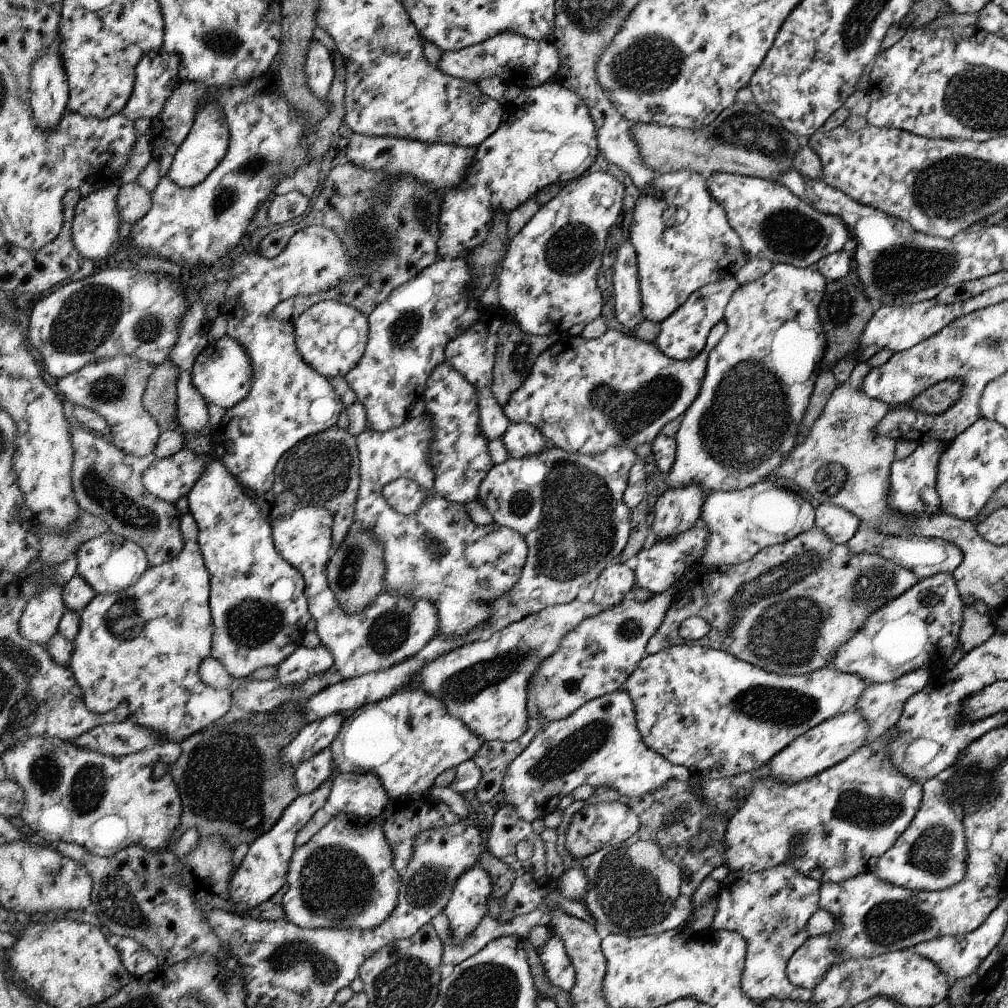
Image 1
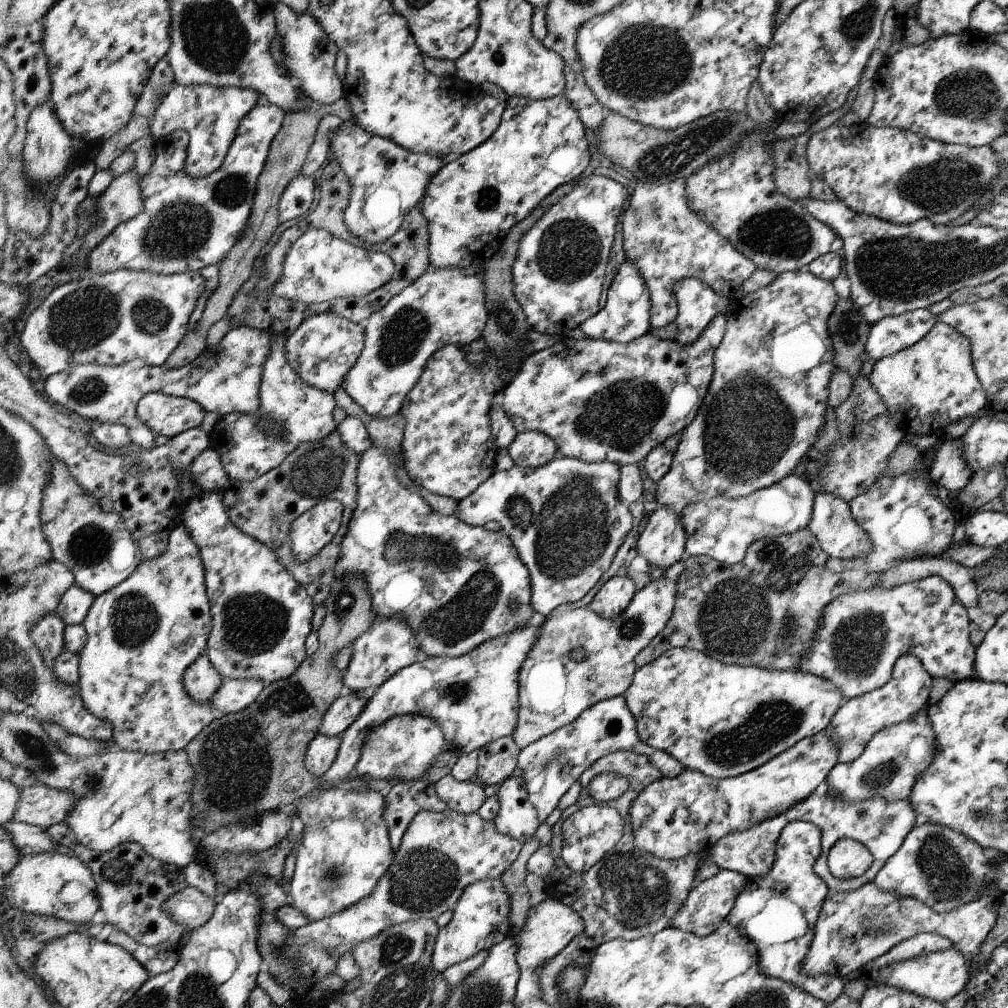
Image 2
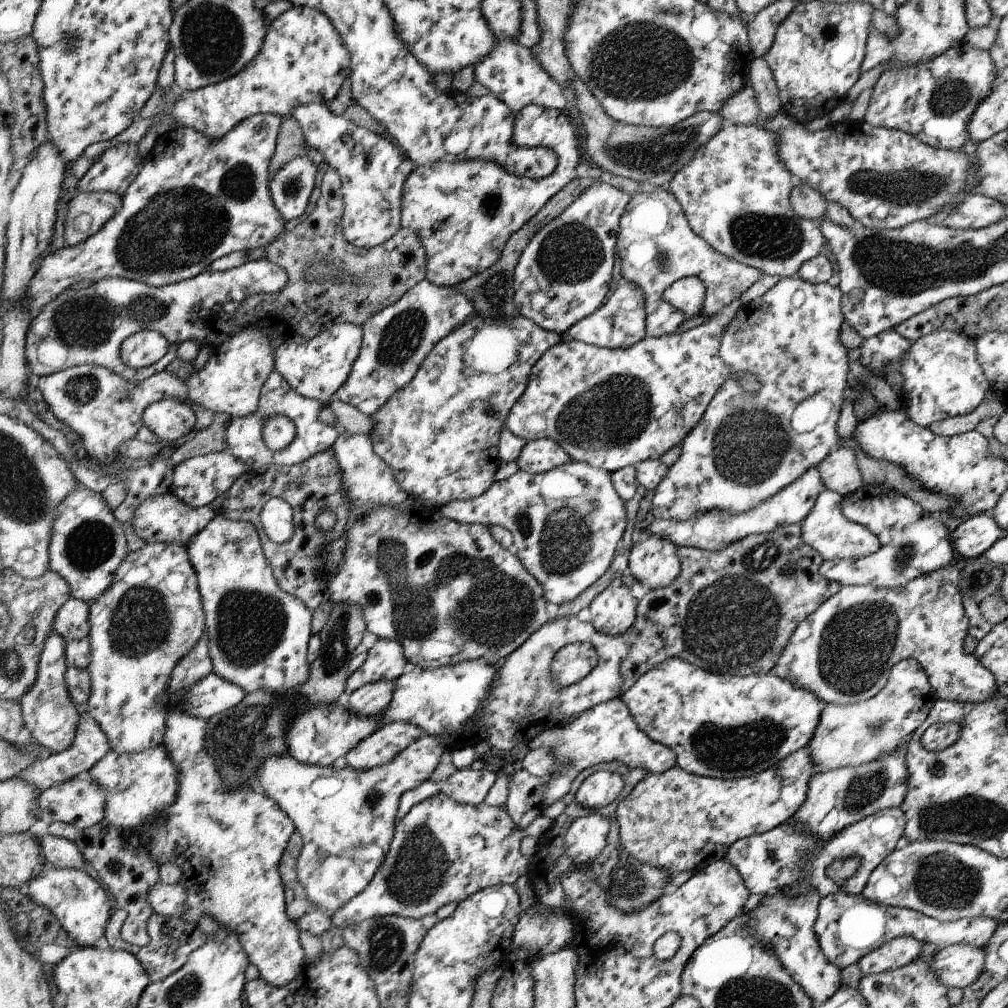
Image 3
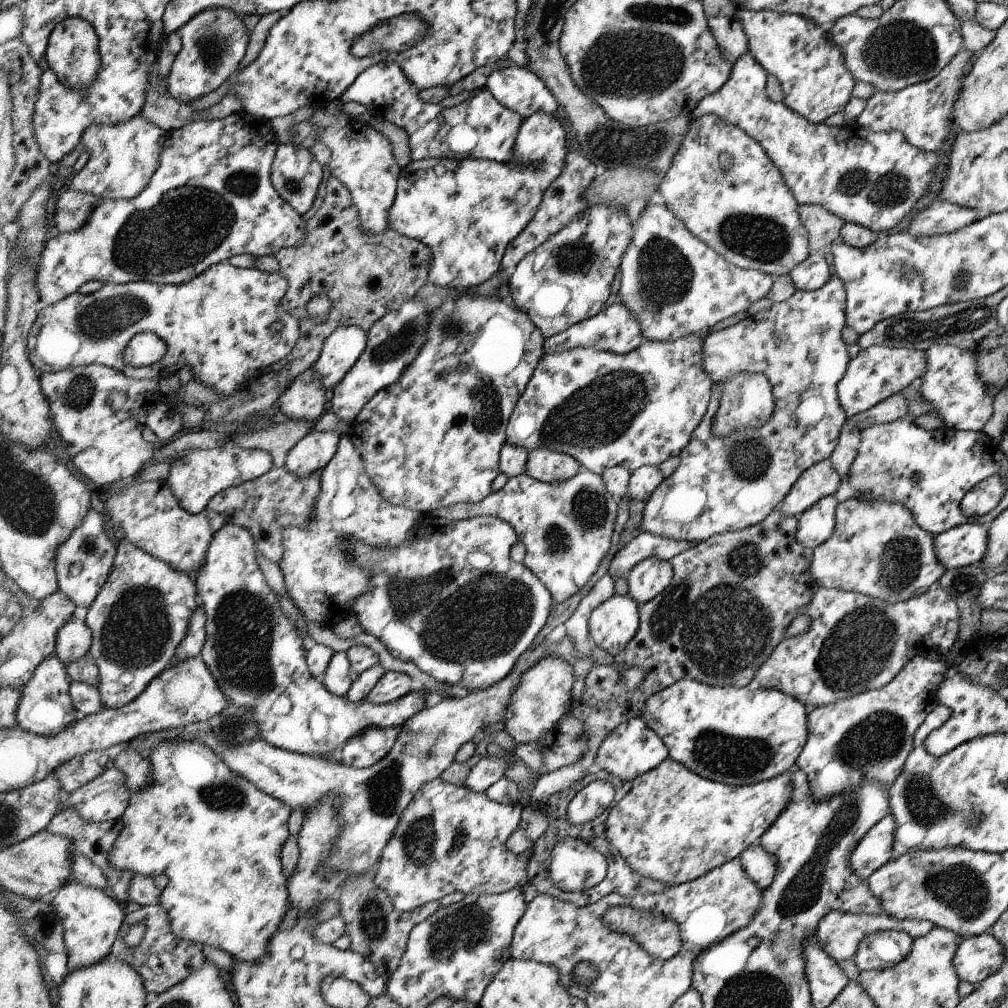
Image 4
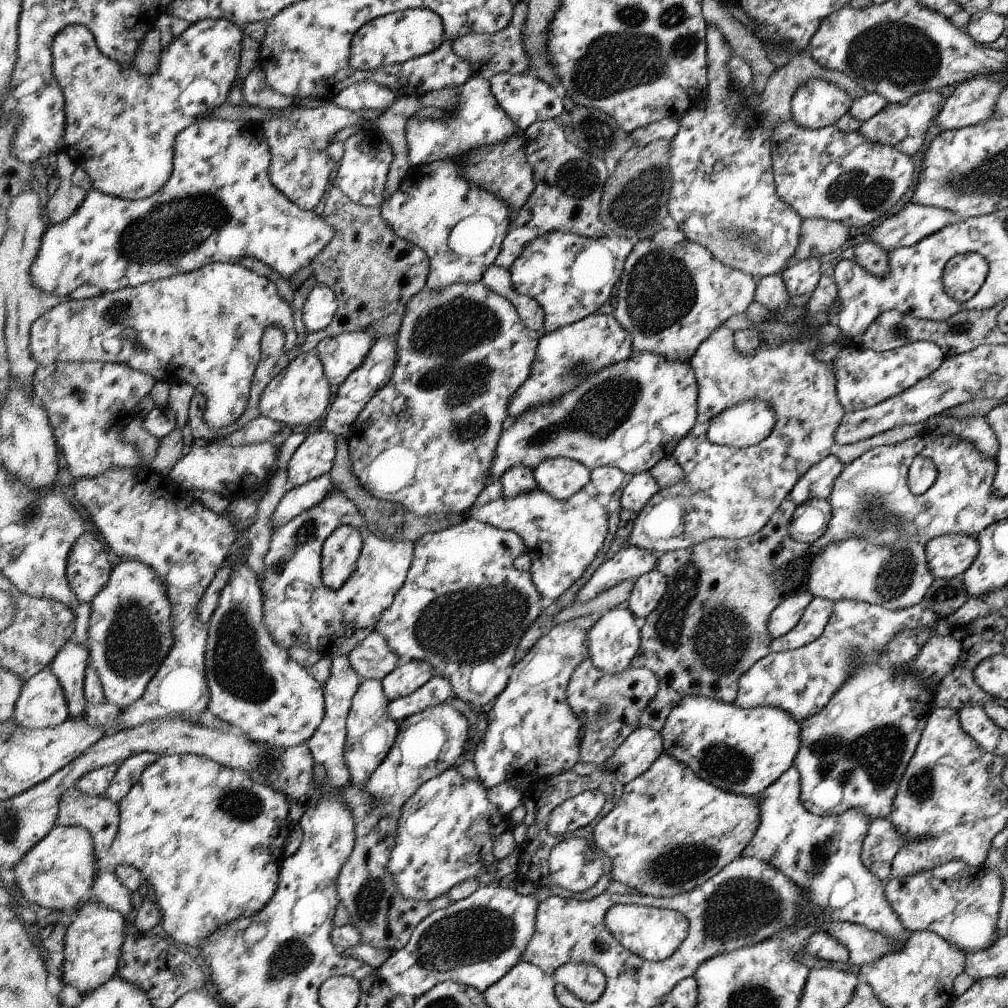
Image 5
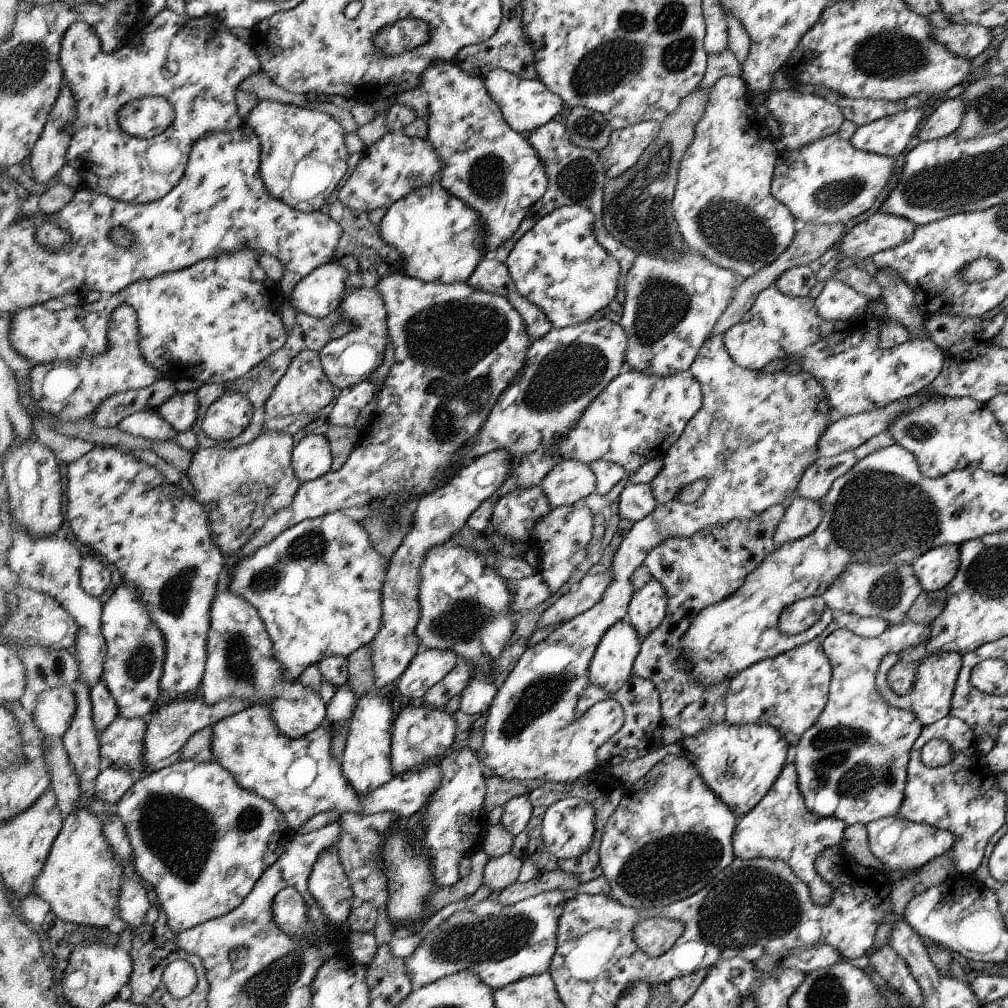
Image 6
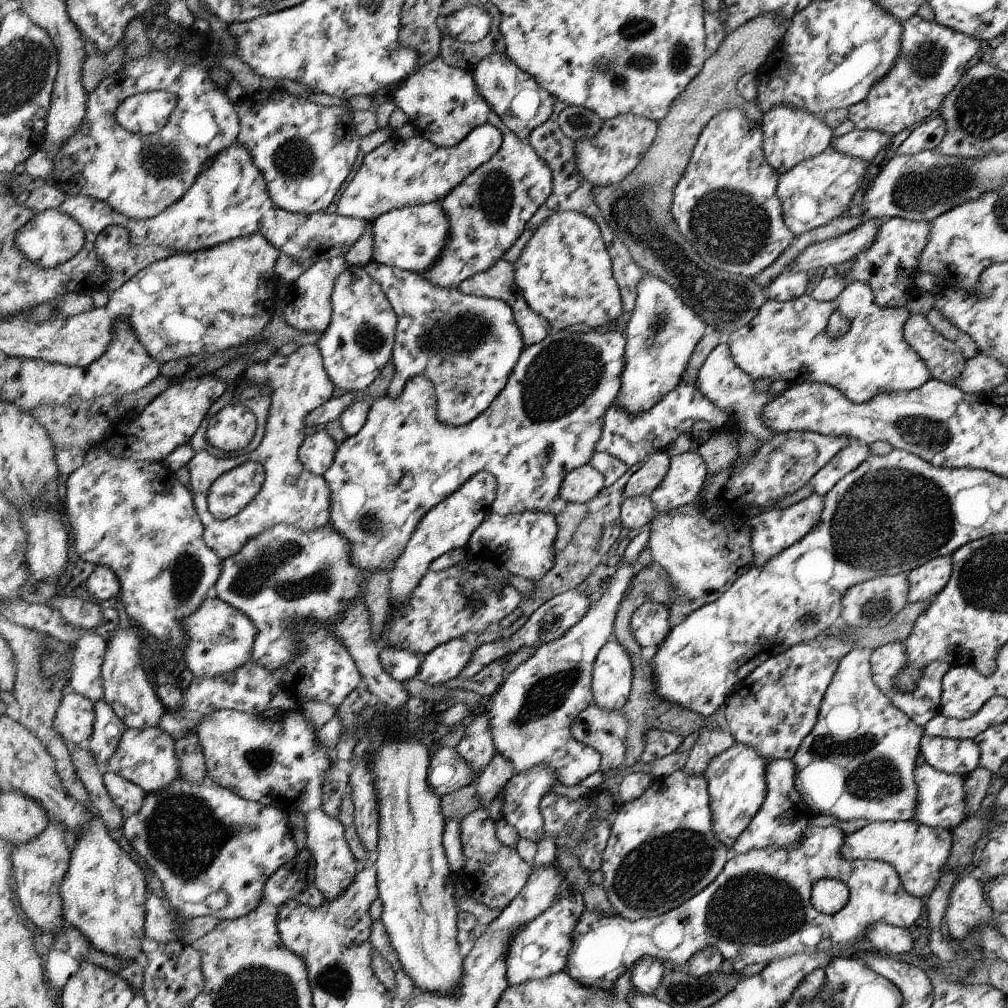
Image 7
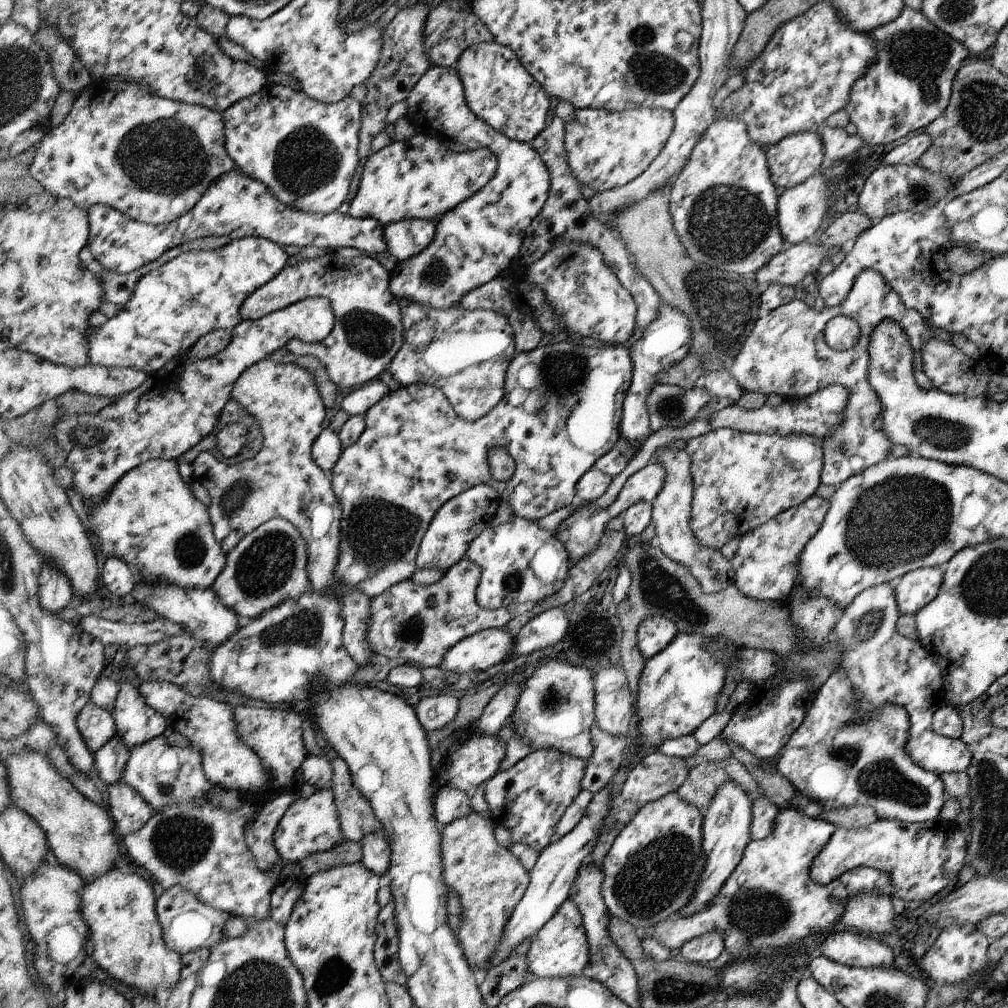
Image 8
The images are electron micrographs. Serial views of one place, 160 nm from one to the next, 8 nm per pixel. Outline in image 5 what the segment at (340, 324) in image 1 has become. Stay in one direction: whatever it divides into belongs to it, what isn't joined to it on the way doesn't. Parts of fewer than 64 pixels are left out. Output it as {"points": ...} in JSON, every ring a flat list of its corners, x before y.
{"points":[[354,331,325,338,317,346,315,353,322,363,328,382,340,387,362,366,374,344,372,334]]}

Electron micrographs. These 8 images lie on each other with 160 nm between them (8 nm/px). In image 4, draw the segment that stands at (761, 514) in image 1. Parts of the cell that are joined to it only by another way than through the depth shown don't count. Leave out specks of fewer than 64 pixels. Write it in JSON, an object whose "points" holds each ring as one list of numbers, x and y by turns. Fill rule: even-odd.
{"points":[[830,459,817,462,801,474,800,480,793,485,788,496,779,505,780,511,799,518,822,497,834,495,841,484,841,479,842,476],[642,531,630,542,617,547,607,573,614,576,618,572,632,570,640,561,644,561,648,557,669,561,692,545,694,544]]}

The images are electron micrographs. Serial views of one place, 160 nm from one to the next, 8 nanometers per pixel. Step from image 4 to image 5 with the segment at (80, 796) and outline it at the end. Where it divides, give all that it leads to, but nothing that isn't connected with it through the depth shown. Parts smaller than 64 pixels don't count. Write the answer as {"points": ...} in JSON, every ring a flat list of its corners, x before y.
{"points":[[147,752,130,757,121,765,115,783,110,787,106,797,110,797,120,804,130,794,134,785,137,785,142,780,150,766,160,760,160,757,162,755,155,752]]}

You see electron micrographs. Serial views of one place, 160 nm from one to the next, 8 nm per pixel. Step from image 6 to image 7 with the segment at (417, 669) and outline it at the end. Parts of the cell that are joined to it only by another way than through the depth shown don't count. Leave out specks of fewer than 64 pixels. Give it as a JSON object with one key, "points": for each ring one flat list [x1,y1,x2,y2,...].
{"points":[[461,637,445,642,444,645,437,646,432,652,424,655,416,678,431,685,444,685,463,672,463,668,473,658,475,650]]}

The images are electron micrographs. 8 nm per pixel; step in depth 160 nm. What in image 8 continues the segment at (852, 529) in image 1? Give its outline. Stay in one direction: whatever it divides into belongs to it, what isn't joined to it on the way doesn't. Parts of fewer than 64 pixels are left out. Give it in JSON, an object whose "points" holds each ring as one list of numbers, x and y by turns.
{"points":[[813,495,801,505,785,510,766,525,749,531,739,541,735,557,731,560,735,572,736,588,747,597,767,602,783,602,791,594,798,580,799,559,805,546,821,530,831,508,831,502]]}

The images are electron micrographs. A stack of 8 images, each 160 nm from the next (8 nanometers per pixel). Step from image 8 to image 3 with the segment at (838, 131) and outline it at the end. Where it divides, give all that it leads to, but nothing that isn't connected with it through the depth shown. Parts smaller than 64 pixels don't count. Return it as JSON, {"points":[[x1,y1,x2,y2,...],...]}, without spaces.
{"points":[[966,42,950,49,940,57,915,67,902,67,898,70,886,70,872,88,872,98,861,115,864,122,874,127,900,129,914,135,920,142,928,146,946,149,962,149,969,136,969,122,985,98,993,92,993,82,997,77,997,68,993,57,988,51,983,51]]}

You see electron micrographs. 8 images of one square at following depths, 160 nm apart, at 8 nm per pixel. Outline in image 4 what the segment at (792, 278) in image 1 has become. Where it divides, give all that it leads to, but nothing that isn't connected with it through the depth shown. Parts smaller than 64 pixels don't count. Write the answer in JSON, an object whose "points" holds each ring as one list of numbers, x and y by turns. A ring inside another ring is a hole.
{"points":[[832,275,829,281,826,282,822,288,815,291,801,291,796,290,791,296,790,300,781,303,774,303,770,310,765,310,757,313,754,317,748,315,744,320,741,320,736,325,729,326,723,330,710,333,703,340,703,369,707,372,712,381,716,383,724,383,737,373,762,373,770,381,772,392,775,398,775,407,769,422,759,429,746,429,739,433,733,433,730,436,715,437,713,435,713,418,720,408,721,397,724,396,720,390,714,390,712,396,709,398,708,412,702,417,701,424,697,426,696,432,693,433,692,440,679,454,680,464,674,471,672,476,665,478,662,484,649,496,646,500,646,504,642,515,641,530,645,533,652,533,653,535,660,535,661,537,669,537,670,539,677,539,678,541,686,541,692,544,705,541,707,538,716,536,717,534,728,533,730,531,741,531,742,529,748,529,751,526,757,525,759,522,765,520,779,505,784,501,784,498,788,496,790,489,793,485,800,480,800,476,809,469,811,466,817,464,817,462,824,459,830,459,830,455,840,444,840,436,842,426,848,421,848,415,845,413,844,407,841,405,840,395,837,393,837,386,840,384,842,377,848,372,849,362,851,361,848,352,846,351,846,343,842,338,845,326,845,300,847,294,845,293,845,285,841,278,836,275],[806,398,820,398,820,402,824,402,824,408,826,412,822,412,822,422,820,422,820,430,816,428,814,432,812,430,806,430,806,428,800,428,798,426,798,420,796,420,796,408,806,400]]}

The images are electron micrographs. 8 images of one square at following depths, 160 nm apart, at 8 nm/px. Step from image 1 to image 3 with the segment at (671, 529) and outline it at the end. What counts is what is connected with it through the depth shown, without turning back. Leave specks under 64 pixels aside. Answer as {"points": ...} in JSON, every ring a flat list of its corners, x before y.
{"points":[[649,534,649,536,636,543,629,555,629,570,628,573,632,574,640,583,642,590,656,590,672,584,674,578,681,574,681,559,680,548,656,534]]}

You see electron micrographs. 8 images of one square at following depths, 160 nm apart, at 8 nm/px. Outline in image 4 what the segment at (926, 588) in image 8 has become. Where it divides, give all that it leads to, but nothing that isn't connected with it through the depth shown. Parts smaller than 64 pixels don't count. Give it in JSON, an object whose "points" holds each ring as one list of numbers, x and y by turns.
{"points":[[966,523,935,536,935,553,945,568,964,569,981,563,988,548,989,525]]}

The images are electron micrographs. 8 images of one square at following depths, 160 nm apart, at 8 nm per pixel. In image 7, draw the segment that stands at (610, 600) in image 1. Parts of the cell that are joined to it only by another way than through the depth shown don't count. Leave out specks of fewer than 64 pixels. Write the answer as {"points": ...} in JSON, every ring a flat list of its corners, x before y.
{"points":[[612,638,598,657,593,669,593,702,602,710,622,711,632,692,632,665,628,651]]}

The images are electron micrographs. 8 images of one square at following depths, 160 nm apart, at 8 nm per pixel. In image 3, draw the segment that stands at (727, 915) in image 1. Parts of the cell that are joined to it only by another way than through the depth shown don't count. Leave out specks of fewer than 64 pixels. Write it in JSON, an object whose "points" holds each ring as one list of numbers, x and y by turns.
{"points":[[778,890,772,895,764,895,759,905,748,912,750,934,753,934,758,942,776,952,782,966,789,970,793,980,804,988,806,994,813,1000,813,1007,824,1004,842,986,841,970,836,964,828,962,813,930,820,899,821,896,816,890,791,899,786,890]]}

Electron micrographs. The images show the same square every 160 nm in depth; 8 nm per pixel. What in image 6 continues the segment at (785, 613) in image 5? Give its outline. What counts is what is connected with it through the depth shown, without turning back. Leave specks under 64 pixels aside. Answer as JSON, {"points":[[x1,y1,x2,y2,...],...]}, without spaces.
{"points":[[822,596,804,598,791,606,786,606,786,609,782,610,778,630,781,630,782,634,801,634,818,622,826,608,827,605]]}

